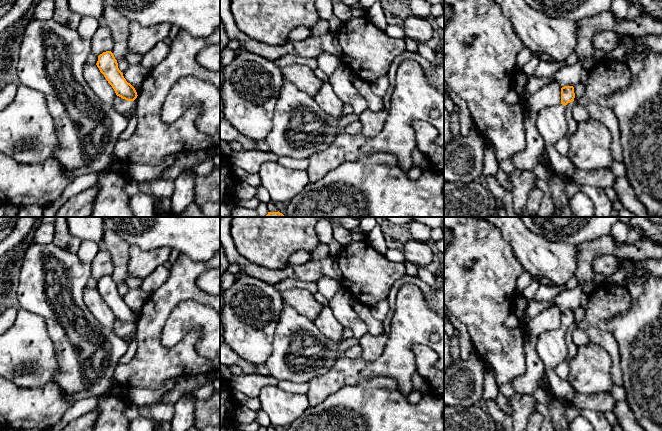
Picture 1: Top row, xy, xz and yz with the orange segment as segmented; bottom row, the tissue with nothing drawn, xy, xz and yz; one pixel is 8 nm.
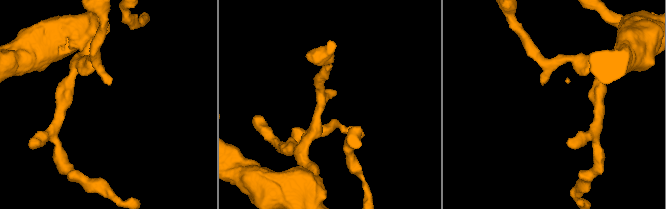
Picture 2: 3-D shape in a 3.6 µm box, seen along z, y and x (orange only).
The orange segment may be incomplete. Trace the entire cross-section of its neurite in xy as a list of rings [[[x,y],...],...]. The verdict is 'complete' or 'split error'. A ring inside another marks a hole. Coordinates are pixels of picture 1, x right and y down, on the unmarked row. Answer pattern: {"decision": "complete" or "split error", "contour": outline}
{"decision": "complete", "contour": [[[111,275],[100,278],[96,289],[117,320],[127,325],[134,325],[137,322],[138,319],[135,312],[124,302],[123,297],[118,292],[117,284]]]}

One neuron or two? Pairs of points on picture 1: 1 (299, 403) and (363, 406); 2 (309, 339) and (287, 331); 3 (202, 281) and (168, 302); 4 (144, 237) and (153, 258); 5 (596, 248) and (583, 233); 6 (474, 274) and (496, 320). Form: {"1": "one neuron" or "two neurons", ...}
{"1": "two neurons", "2": "one neuron", "3": "two neurons", "4": "two neurons", "5": "two neurons", "6": "one neuron"}

